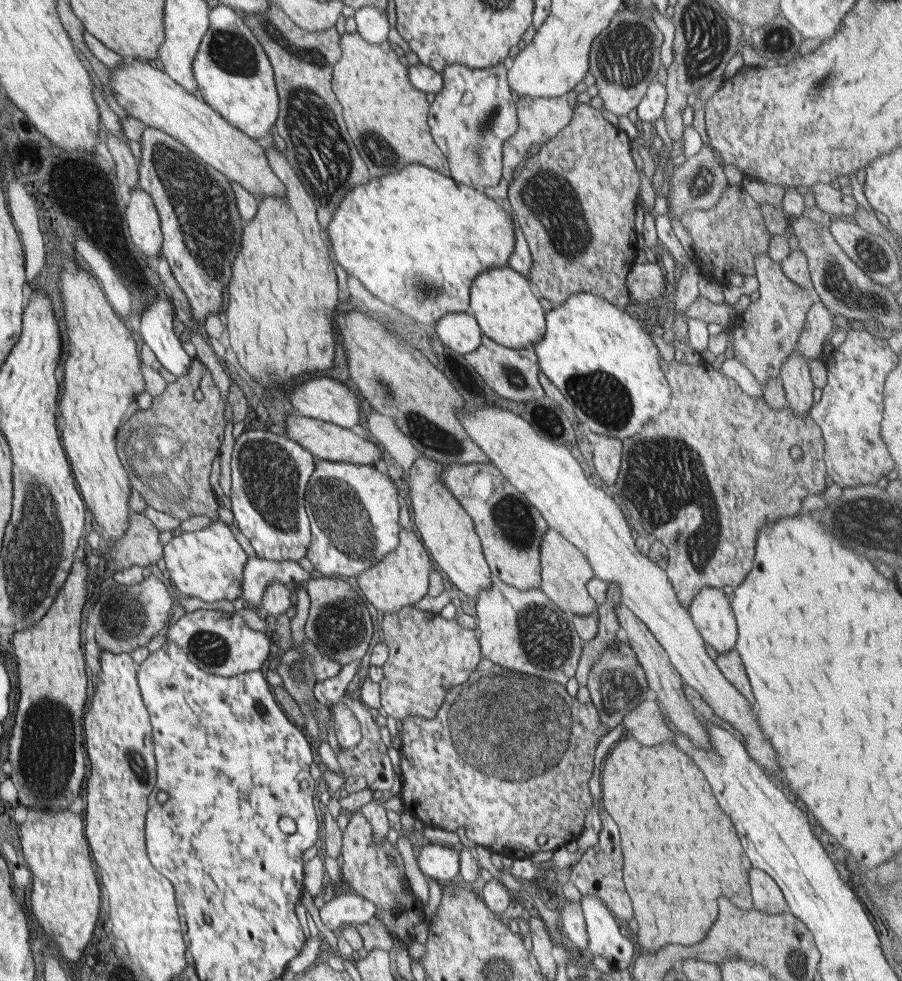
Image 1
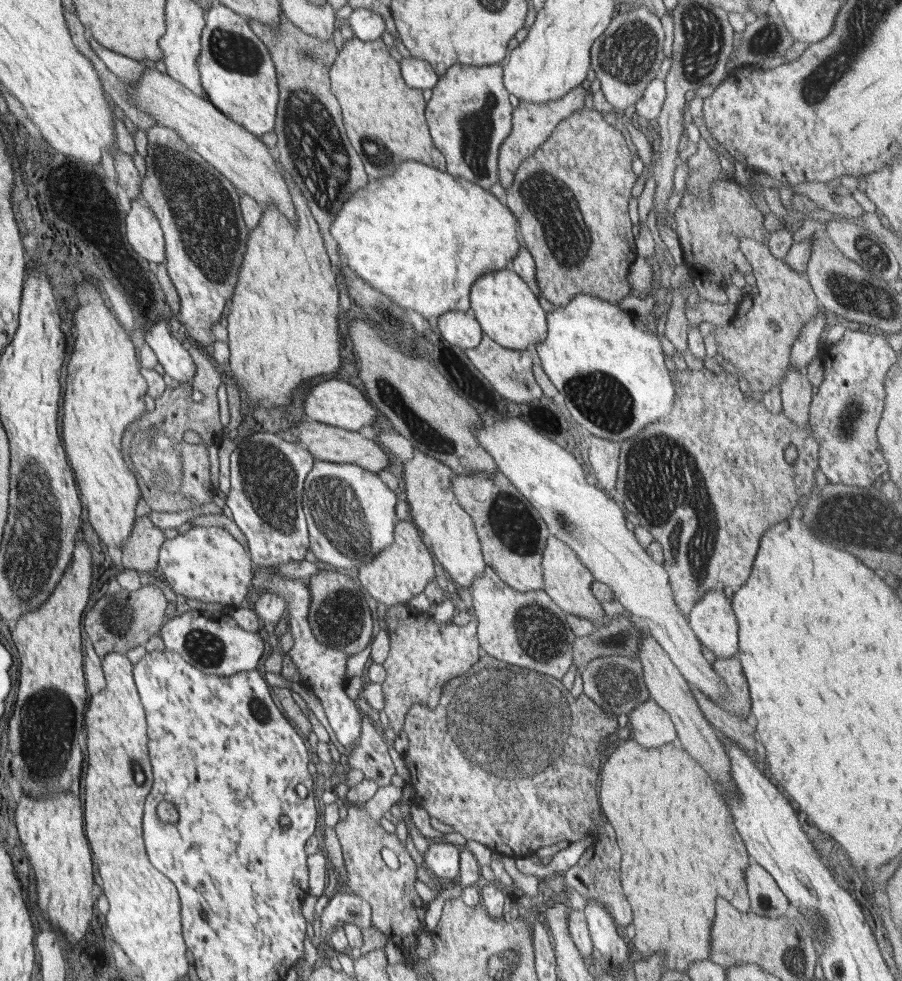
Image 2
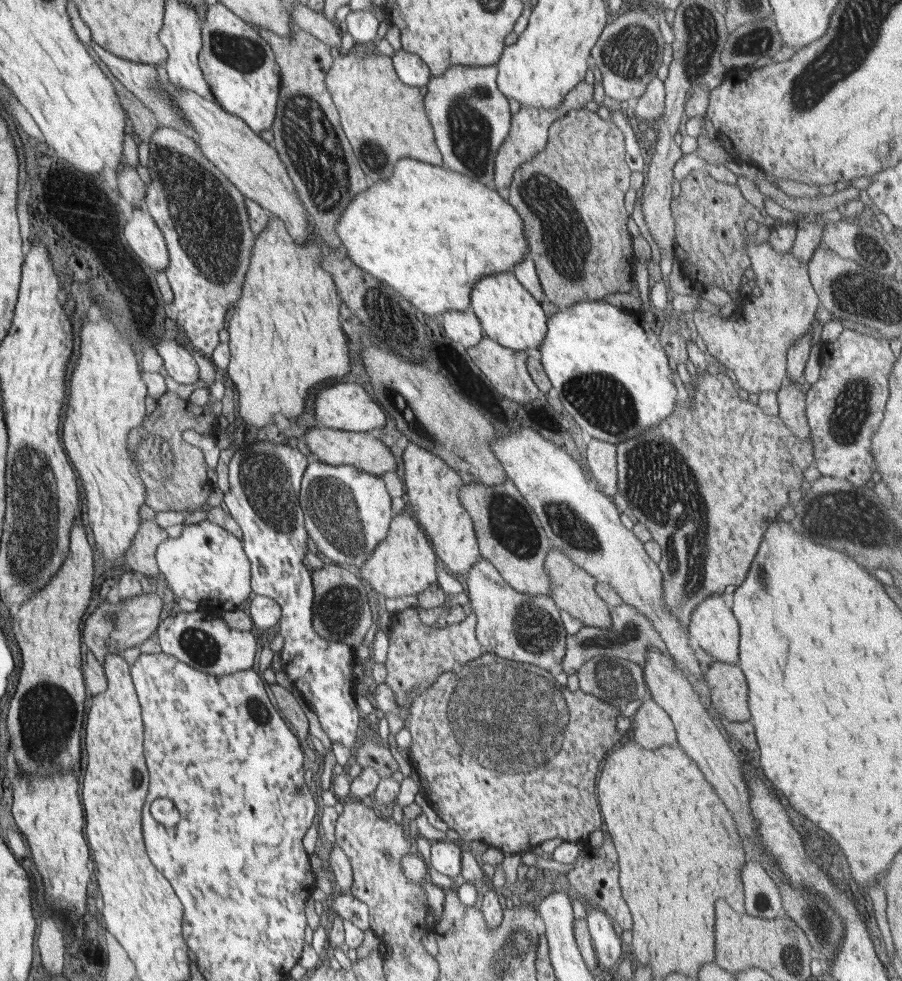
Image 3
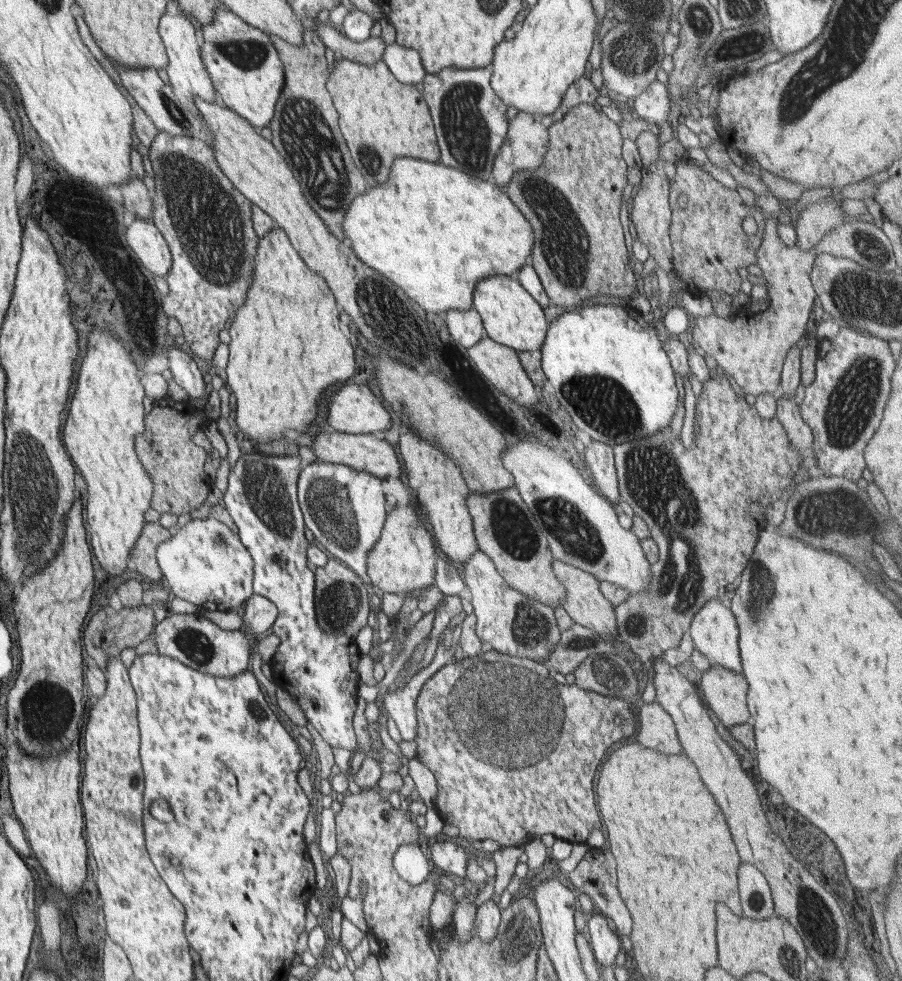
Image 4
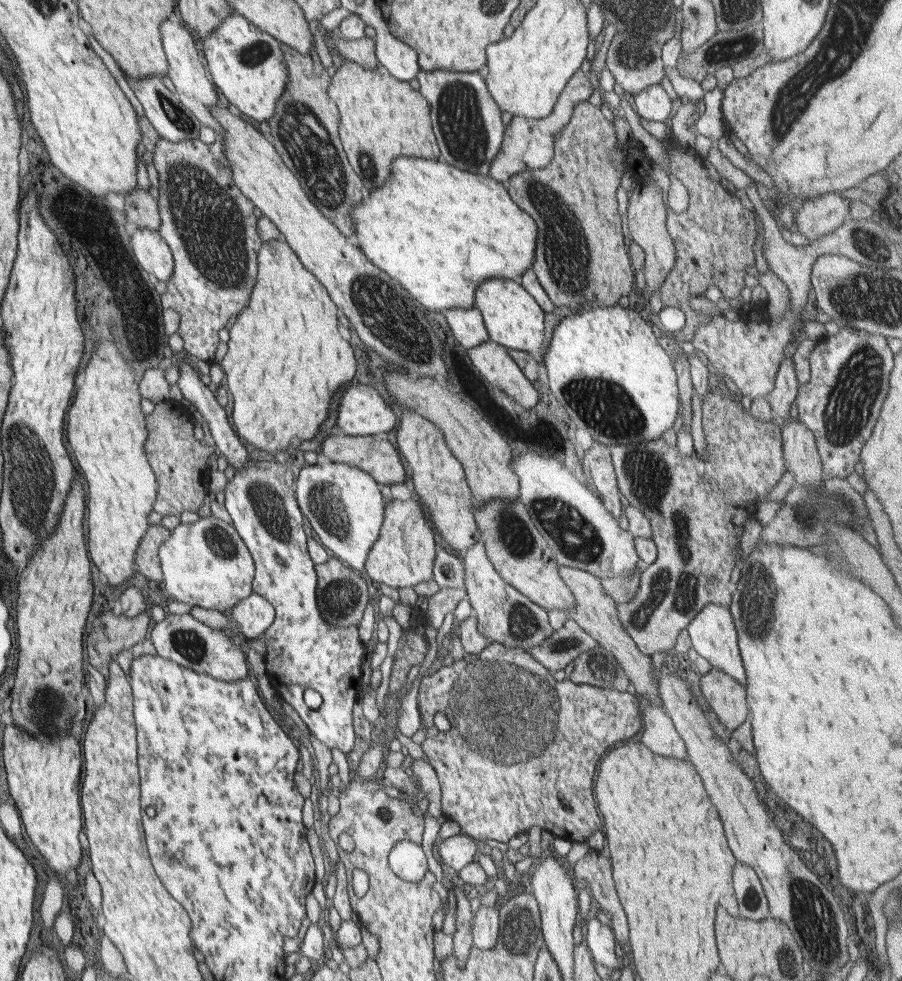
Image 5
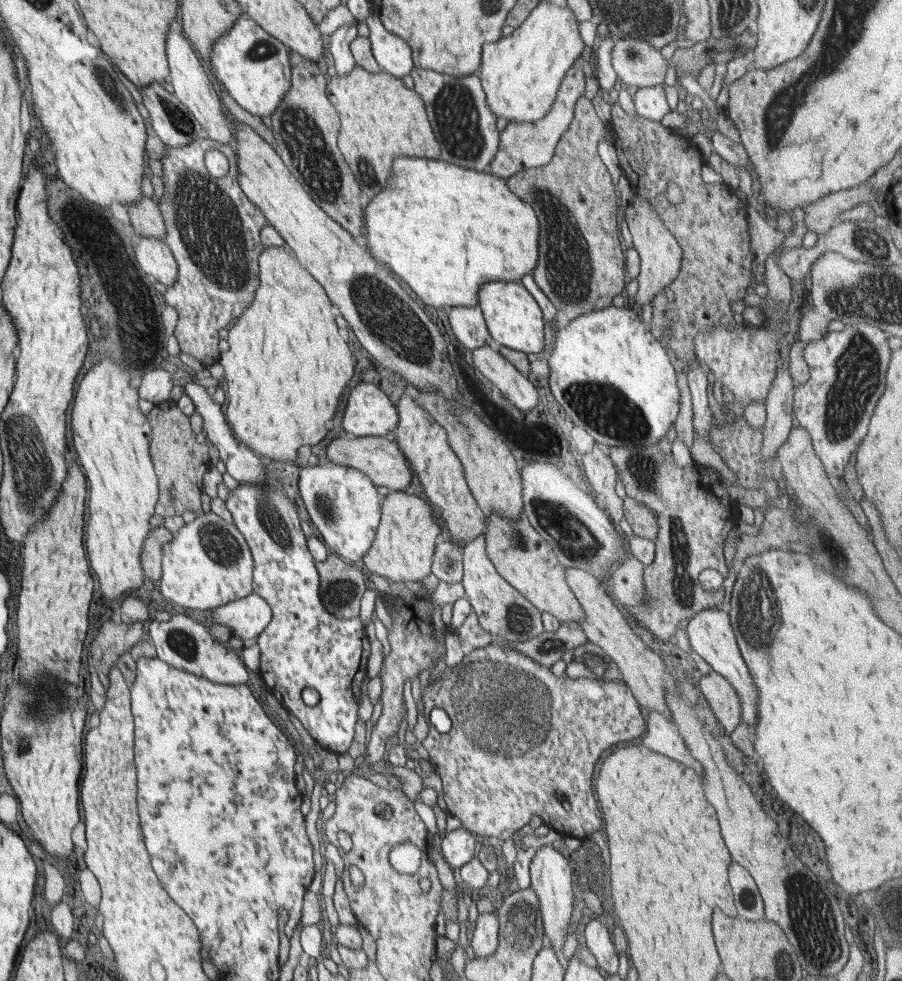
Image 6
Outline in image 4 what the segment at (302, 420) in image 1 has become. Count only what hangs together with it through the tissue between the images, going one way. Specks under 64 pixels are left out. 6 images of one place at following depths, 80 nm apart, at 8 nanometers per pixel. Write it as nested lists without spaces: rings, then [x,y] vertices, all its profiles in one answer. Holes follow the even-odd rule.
[[[328,429],[325,433],[320,433],[314,438],[311,446],[318,461],[331,462],[332,464],[345,464],[350,468],[359,471],[369,472],[382,480],[387,476],[400,476],[400,462],[394,448],[386,440],[378,440],[372,434],[346,434]]]

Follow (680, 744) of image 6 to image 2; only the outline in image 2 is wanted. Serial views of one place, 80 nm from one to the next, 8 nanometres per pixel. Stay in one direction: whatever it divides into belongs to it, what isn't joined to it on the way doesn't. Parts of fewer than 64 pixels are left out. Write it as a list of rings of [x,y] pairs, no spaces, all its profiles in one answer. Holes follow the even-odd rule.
[[[654,699],[639,704],[628,716],[628,726],[631,726],[633,740],[638,745],[651,749],[676,740],[677,732],[671,716]]]

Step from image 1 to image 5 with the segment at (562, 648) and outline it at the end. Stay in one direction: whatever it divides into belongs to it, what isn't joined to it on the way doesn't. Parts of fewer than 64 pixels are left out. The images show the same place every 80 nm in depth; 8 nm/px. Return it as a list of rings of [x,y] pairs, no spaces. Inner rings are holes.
[[[481,540],[466,551],[463,565],[467,599],[473,608],[472,612],[477,616],[478,632],[487,638],[490,644],[503,644],[505,648],[528,653],[530,649],[551,638],[555,630],[547,610],[518,592],[518,589],[508,584],[496,572]]]

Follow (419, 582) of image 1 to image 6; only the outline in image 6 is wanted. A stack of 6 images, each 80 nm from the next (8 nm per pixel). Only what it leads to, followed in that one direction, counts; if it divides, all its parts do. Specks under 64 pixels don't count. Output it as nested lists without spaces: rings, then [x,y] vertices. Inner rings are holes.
[[[402,491],[386,495],[372,546],[361,559],[362,564],[378,576],[392,582],[421,581],[431,572],[436,538],[441,533],[442,521],[432,514],[432,506],[420,497]]]

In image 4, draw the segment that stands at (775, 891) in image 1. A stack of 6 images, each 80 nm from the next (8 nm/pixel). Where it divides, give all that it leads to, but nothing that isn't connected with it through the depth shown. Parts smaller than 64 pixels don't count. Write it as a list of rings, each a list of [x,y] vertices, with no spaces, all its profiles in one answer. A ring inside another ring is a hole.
[[[741,863],[738,867],[738,888],[742,916],[768,919],[774,916],[774,899],[766,878],[752,864]]]

